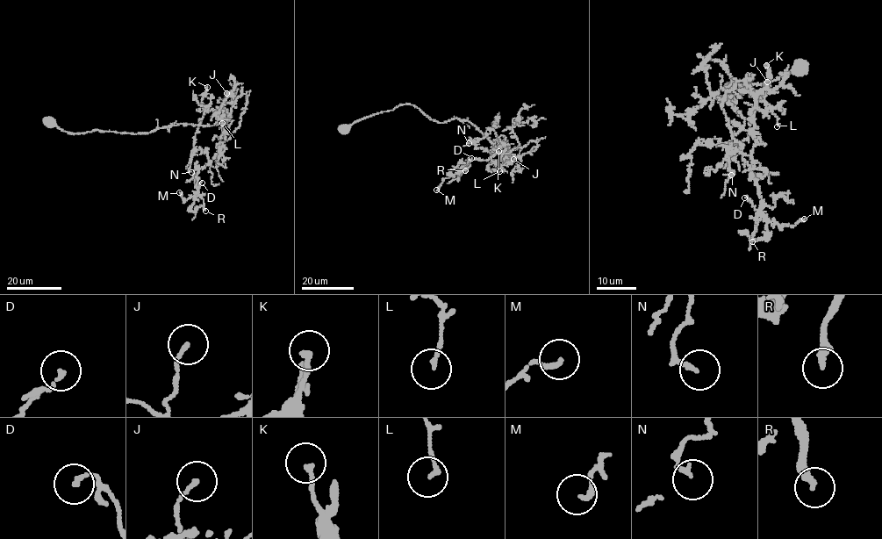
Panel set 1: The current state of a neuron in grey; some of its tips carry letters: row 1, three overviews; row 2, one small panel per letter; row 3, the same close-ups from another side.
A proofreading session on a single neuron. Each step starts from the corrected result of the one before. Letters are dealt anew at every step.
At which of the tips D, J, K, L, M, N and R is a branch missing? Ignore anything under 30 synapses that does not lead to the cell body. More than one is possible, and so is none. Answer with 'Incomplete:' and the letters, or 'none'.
Incomplete: R

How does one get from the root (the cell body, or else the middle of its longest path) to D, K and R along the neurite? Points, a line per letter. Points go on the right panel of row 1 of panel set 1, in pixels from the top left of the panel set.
D: (799, 66), (725, 86), (749, 119), (755, 95), (737, 82), (721, 106), (762, 206), (744, 197)
K: (799, 66), (725, 86), (735, 104), (721, 99), (749, 119), (766, 106), (766, 65)
R: (799, 66), (721, 98), (749, 119), (755, 95), (737, 82), (721, 106), (762, 201), (752, 241)

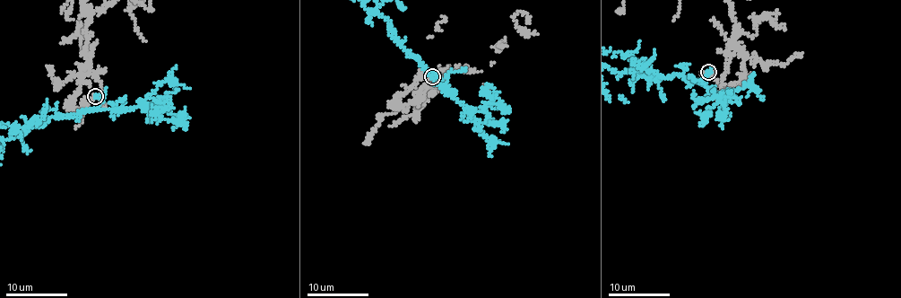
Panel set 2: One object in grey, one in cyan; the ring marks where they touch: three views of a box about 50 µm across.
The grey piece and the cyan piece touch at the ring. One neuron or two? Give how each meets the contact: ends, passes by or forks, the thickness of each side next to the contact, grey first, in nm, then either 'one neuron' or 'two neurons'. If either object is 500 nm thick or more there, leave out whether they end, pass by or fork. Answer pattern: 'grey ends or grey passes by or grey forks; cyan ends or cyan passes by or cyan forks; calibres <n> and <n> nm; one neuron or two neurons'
grey ends; cyan ends; calibres 260 and 170 nm; two neurons

